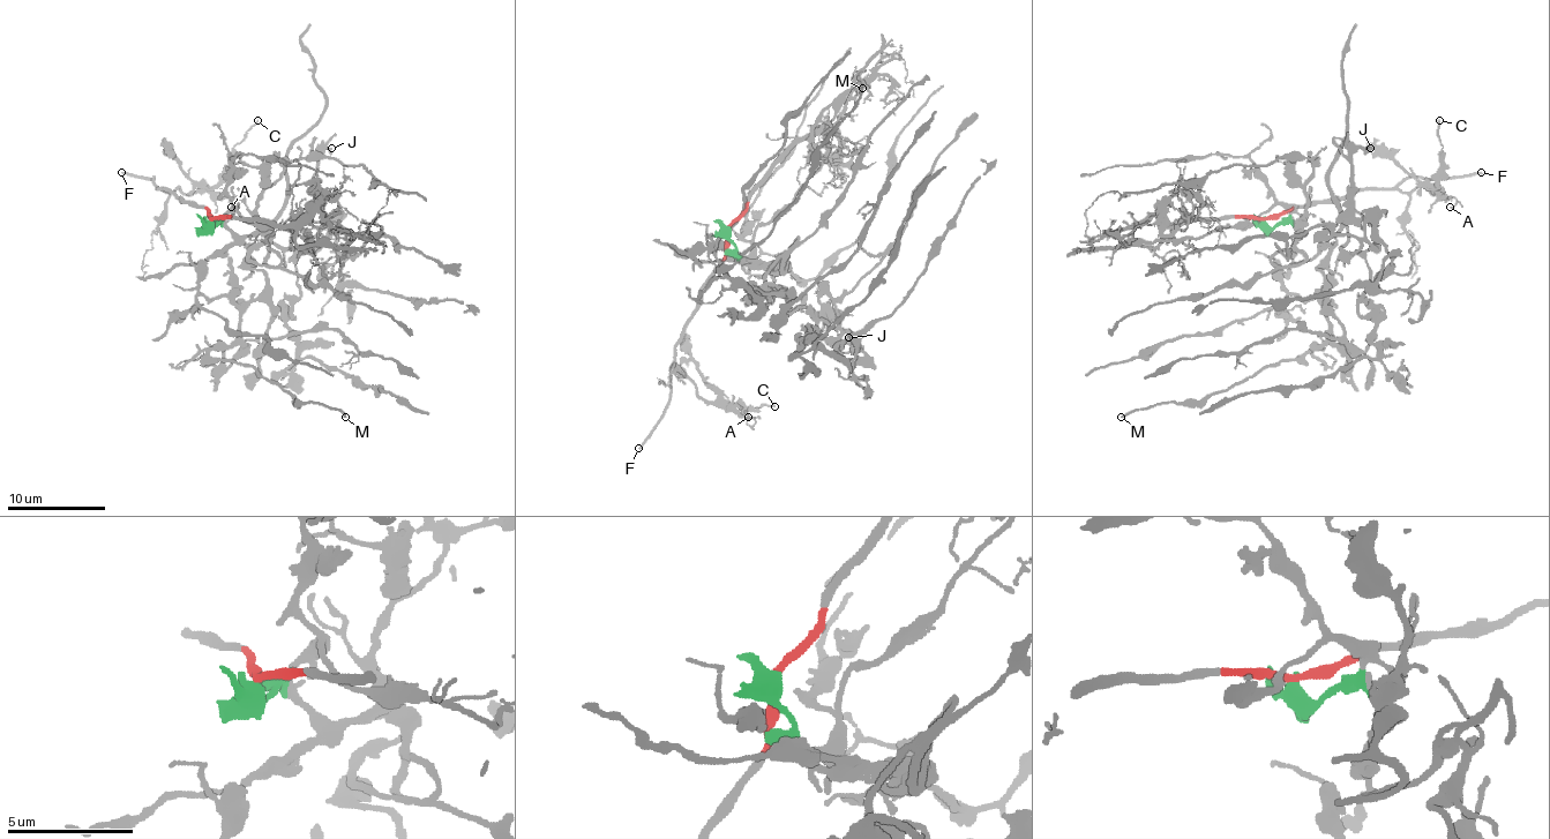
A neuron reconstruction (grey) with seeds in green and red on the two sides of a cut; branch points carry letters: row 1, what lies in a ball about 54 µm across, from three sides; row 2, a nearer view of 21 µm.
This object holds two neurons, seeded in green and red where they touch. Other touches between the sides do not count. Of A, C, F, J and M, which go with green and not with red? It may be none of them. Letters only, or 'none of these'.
J, M

